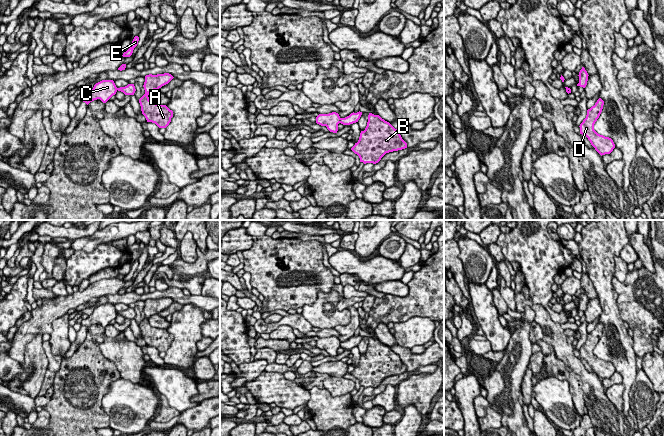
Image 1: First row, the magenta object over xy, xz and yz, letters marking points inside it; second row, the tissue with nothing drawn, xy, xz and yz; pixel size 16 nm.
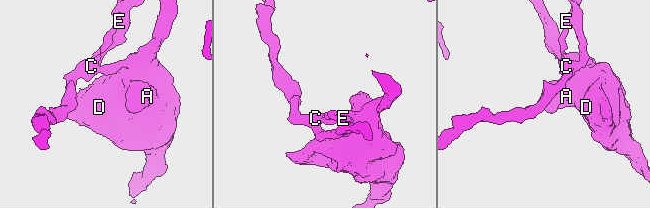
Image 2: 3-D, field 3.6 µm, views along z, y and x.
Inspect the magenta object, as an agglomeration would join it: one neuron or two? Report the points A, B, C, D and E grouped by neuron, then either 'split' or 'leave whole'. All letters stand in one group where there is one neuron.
A B D / C E; split

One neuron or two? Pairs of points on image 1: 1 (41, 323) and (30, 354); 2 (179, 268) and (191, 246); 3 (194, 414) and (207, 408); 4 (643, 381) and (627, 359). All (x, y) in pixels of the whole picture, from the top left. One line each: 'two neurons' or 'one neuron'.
1: two neurons
2: two neurons
3: one neuron
4: two neurons

